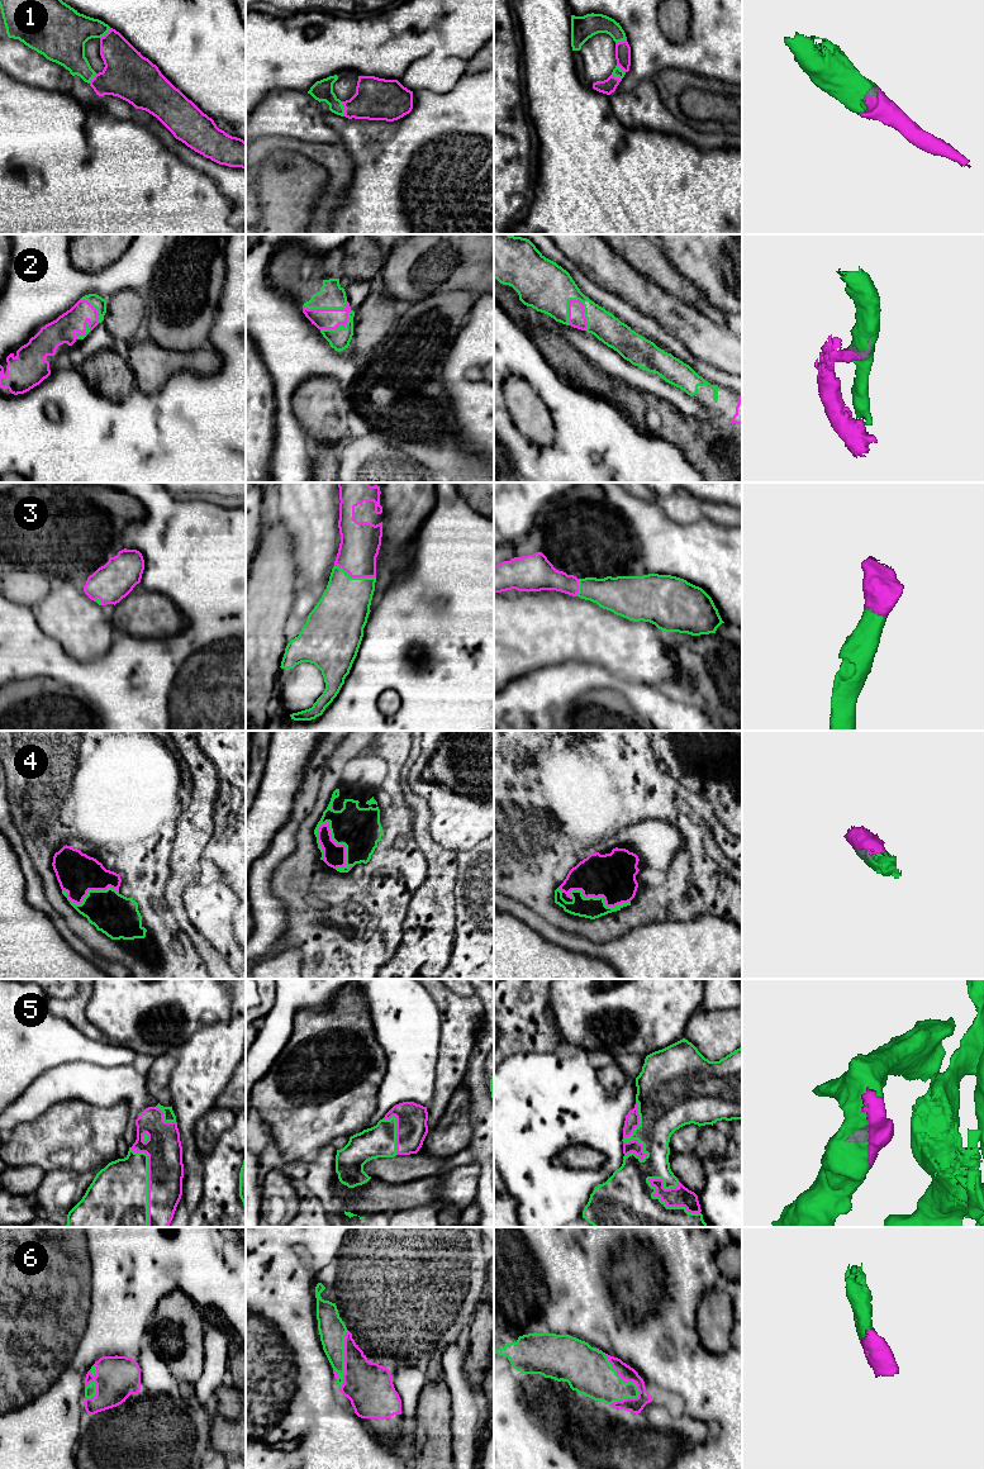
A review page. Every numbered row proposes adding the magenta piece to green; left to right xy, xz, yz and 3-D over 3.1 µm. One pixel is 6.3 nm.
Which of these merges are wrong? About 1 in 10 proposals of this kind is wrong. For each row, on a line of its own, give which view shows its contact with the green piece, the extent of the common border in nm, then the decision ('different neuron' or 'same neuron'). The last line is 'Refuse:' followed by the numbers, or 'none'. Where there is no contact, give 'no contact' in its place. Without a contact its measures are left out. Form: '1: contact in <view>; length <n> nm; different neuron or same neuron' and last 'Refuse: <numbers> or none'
1: contact in xz; length 100 nm; same neuron
2: contact in yz; length 220 nm; same neuron
3: contact in xz; length 280 nm; same neuron
4: contact in xz; length 320 nm; same neuron
5: contact in yz; length 400 nm; same neuron
6: contact in yz; length 360 nm; same neuron
Refuse: none

